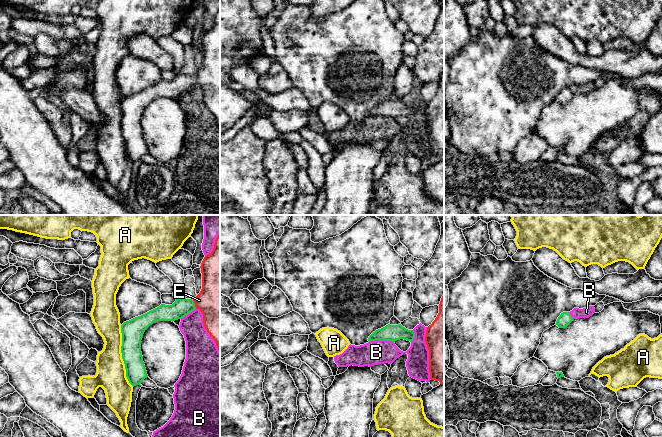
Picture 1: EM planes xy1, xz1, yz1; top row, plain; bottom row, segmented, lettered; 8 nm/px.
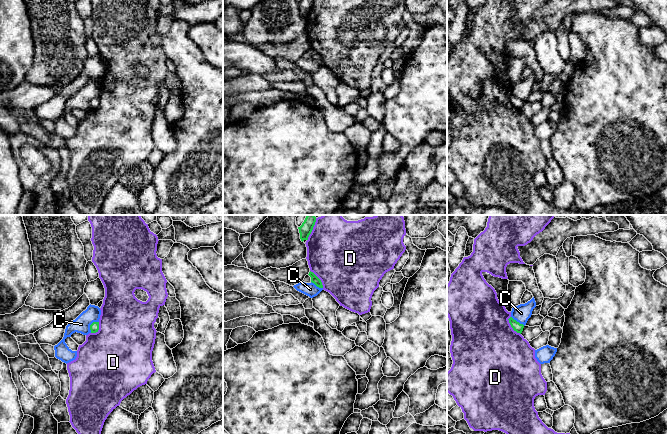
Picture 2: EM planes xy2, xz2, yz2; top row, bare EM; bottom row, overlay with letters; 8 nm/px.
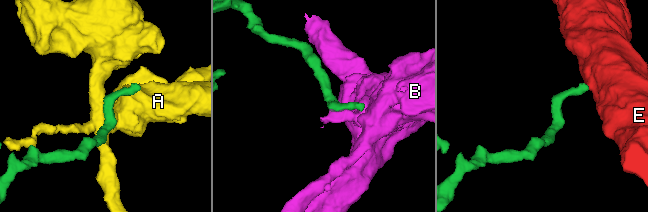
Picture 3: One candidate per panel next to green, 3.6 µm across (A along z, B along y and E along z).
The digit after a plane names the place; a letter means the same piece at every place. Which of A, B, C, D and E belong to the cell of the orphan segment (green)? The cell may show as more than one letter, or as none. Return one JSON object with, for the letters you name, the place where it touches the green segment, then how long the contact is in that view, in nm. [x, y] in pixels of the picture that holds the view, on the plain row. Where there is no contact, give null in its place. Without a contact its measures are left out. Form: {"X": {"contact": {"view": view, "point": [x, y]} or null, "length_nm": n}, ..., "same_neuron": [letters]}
{"E": {"contact": {"view": "xy1", "point": [194, 80]}, "length_nm": 80}, "same_neuron": ["E"]}

